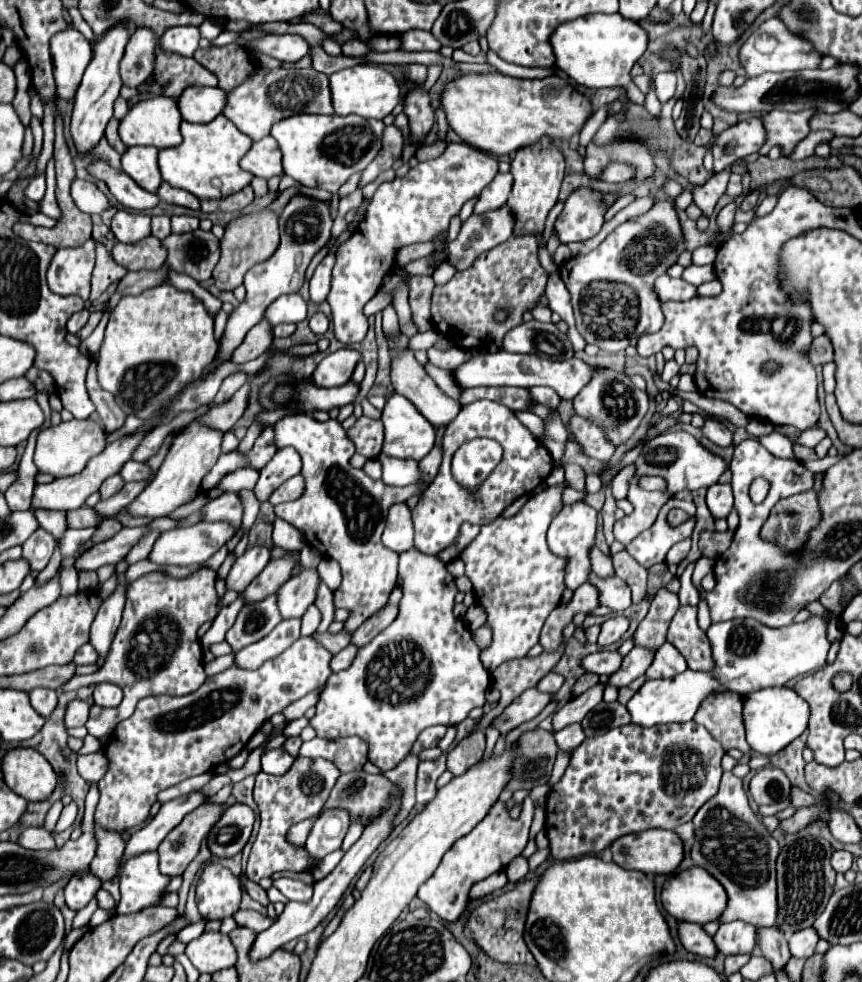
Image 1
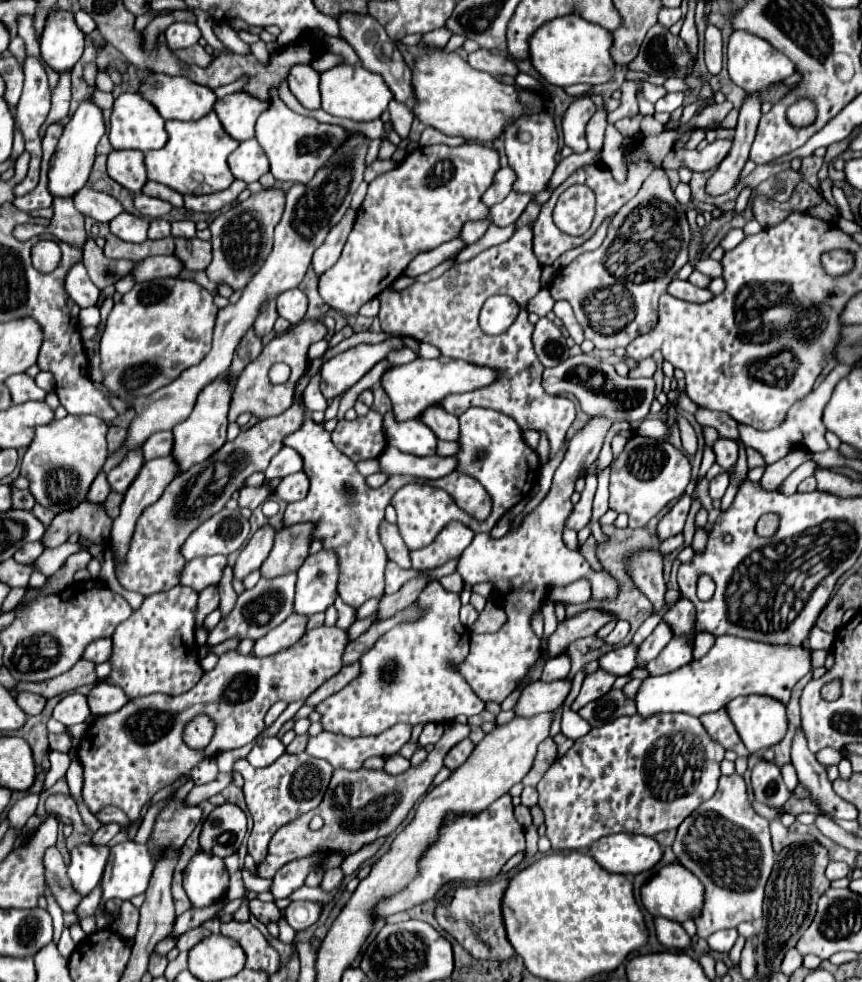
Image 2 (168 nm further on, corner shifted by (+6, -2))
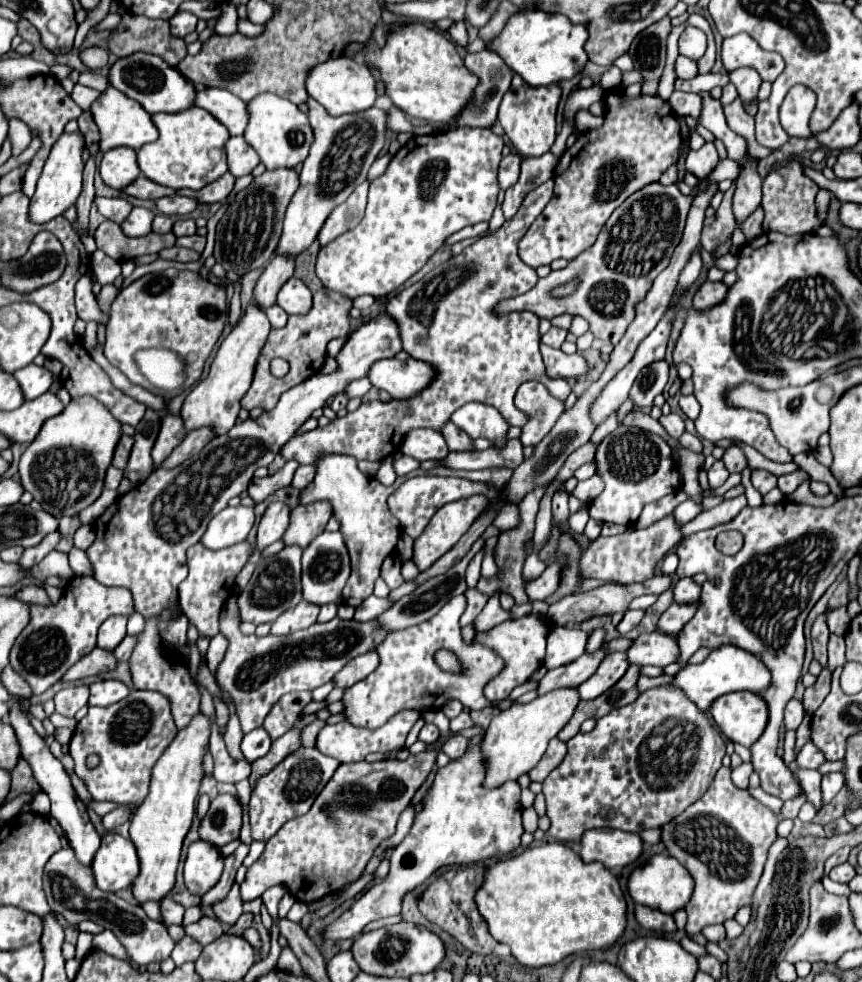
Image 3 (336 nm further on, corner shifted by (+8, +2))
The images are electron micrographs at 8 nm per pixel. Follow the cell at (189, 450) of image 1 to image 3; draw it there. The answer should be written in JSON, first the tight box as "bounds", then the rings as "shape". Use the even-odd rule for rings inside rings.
{"bounds":[180,303,270,435],"shape":[[[250,303],[244,317],[238,321],[238,325],[232,329],[232,333],[224,339],[224,343],[216,351],[216,357],[210,363],[208,375],[200,379],[192,387],[192,391],[186,395],[182,411],[180,411],[186,431],[210,427],[216,435],[224,435],[234,427],[238,411],[240,411],[240,399],[252,383],[254,365],[268,333],[270,333],[270,321],[266,313],[258,309],[254,303]]]}

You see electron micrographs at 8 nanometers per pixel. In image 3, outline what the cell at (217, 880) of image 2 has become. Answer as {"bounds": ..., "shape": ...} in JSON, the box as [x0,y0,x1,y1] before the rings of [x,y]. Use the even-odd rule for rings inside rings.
{"bounds":[186,841,224,897],"shape":[[[206,841],[192,843],[186,855],[186,889],[192,895],[202,897],[208,889],[218,883],[222,869],[224,857],[214,845],[208,845]]]}

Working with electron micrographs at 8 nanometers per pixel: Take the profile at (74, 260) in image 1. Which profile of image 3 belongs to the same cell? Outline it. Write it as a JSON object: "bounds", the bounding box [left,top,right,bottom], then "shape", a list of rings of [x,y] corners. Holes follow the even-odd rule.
{"bounds":[76,275,106,323],"shape":[[[82,275],[76,283],[76,309],[78,309],[78,317],[84,321],[96,321],[96,323],[106,323],[104,321],[104,313],[98,309],[96,297],[92,293],[90,287],[90,279],[86,275]]]}

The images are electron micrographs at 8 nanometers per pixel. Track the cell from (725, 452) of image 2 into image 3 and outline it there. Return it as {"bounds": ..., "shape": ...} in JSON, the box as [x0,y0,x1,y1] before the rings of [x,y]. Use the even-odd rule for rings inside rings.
{"bounds":[722,445,746,473],"shape":[[[730,445],[728,449],[724,449],[722,461],[730,473],[740,473],[746,467],[746,457],[736,445]]]}

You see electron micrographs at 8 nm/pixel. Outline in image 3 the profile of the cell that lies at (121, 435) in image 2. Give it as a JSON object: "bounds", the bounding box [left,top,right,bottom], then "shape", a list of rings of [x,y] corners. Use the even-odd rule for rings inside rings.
{"bounds":[112,435,134,469],"shape":[[[122,435],[120,441],[118,441],[118,447],[114,451],[114,459],[112,459],[112,465],[118,467],[118,469],[124,469],[126,461],[128,461],[128,455],[130,455],[130,449],[132,449],[132,443],[134,439],[130,435]]]}

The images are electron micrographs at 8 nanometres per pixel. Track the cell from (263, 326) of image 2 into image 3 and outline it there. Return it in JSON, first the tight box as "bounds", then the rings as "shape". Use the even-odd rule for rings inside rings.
{"bounds":[254,257,294,311],"shape":[[[274,257],[264,273],[260,275],[256,287],[254,287],[254,301],[256,305],[266,311],[276,303],[276,295],[280,287],[294,275],[294,261],[280,261],[280,257]]]}

